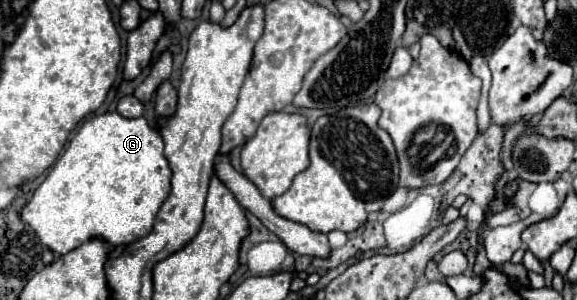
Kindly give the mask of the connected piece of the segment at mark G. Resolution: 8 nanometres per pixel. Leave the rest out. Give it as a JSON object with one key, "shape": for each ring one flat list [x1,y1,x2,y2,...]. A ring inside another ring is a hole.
{"shape":[[105,112,87,120,69,142,67,150,51,166,47,178,35,190,33,198,21,210,21,218,39,236,41,244,55,254,67,254,85,240,103,238,113,246,131,244,153,228,155,216,169,196,171,170,163,156,163,140,155,128,141,118,125,118,117,112]]}

